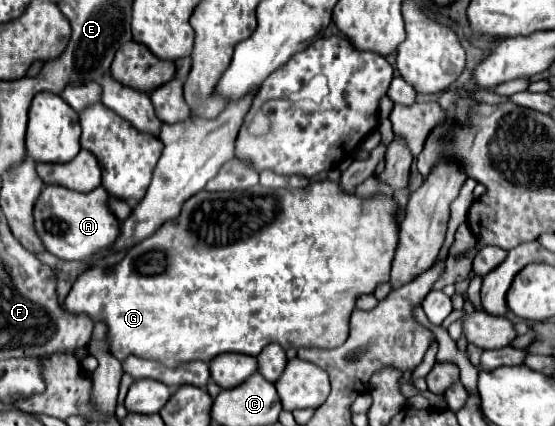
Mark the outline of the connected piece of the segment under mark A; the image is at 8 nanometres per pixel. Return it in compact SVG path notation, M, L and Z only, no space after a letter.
M45 185L33 207L35 231L39 233L43 247L65 261L83 261L91 253L111 247L119 235L119 221L109 213L107 197L109 193L103 187L79 193L61 185Z

